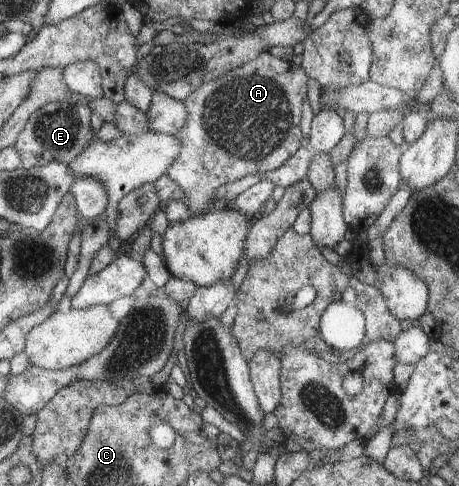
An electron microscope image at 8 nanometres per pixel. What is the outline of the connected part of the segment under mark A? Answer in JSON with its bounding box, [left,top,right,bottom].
[166,52,307,215]

